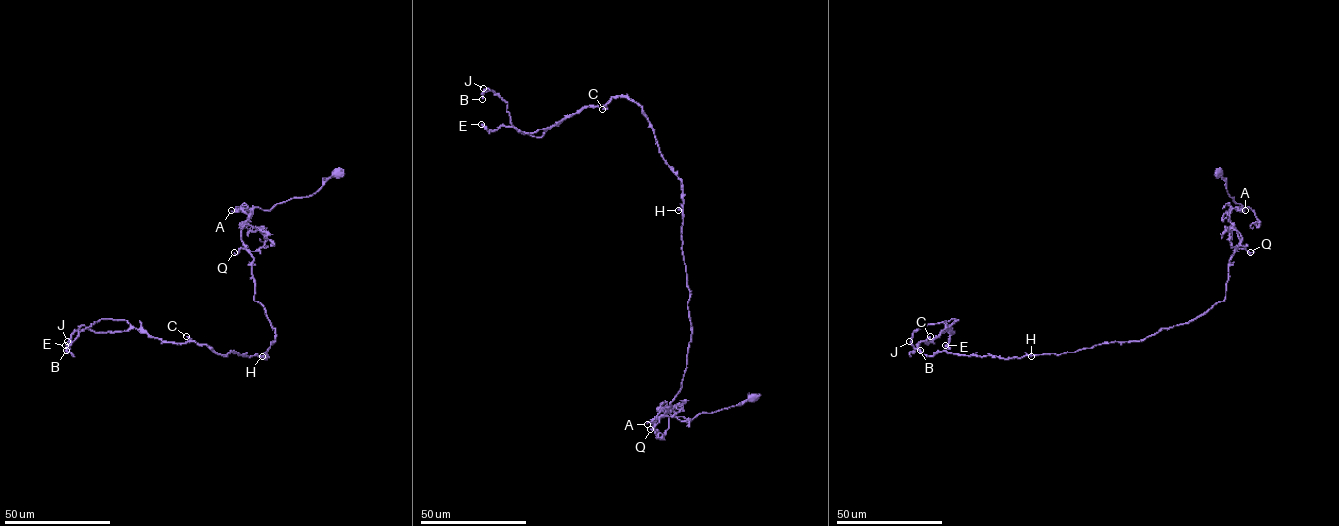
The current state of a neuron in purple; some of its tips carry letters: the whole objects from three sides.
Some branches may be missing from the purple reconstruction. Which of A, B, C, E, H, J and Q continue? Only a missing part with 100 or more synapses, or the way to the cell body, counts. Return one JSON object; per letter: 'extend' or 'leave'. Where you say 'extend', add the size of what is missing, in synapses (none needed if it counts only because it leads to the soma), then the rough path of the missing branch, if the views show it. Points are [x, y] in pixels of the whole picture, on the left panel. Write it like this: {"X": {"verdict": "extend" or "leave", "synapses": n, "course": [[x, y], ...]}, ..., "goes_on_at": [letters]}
{"A": {"verdict": "leave"}, "B": {"verdict": "leave"}, "C": {"verdict": "leave"}, "E": {"verdict": "leave"}, "H": {"verdict": "leave"}, "J": {"verdict": "leave"}, "Q": {"verdict": "leave"}, "goes_on_at": []}

